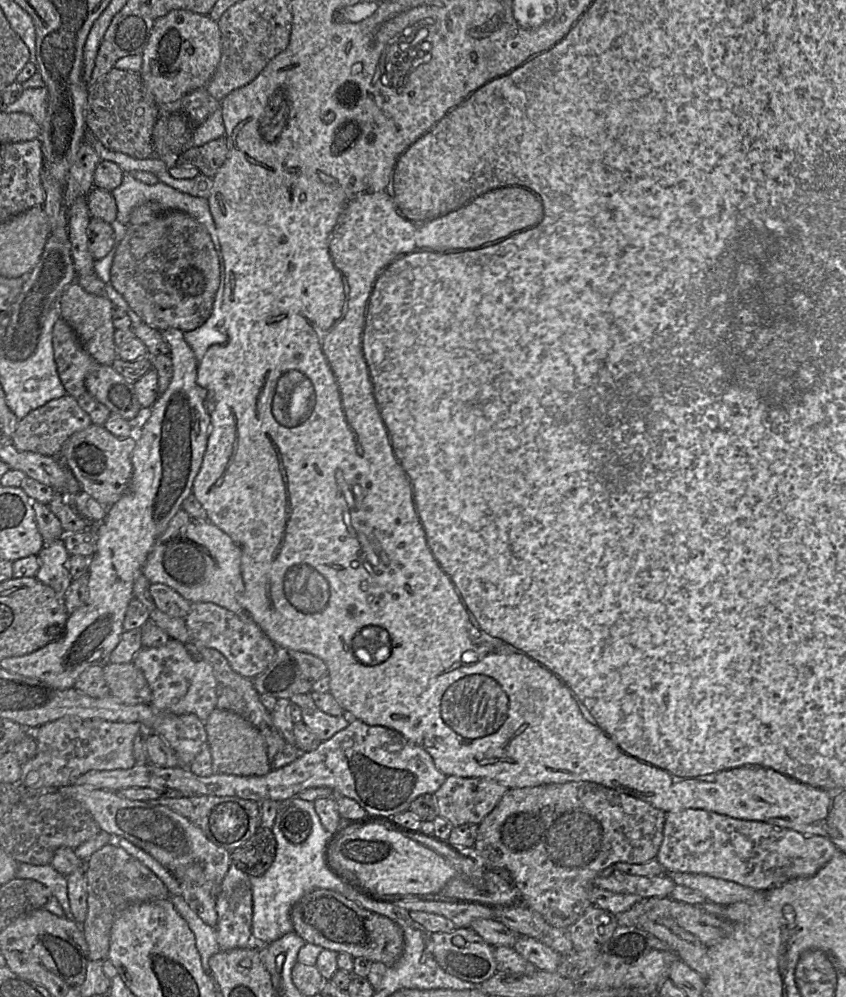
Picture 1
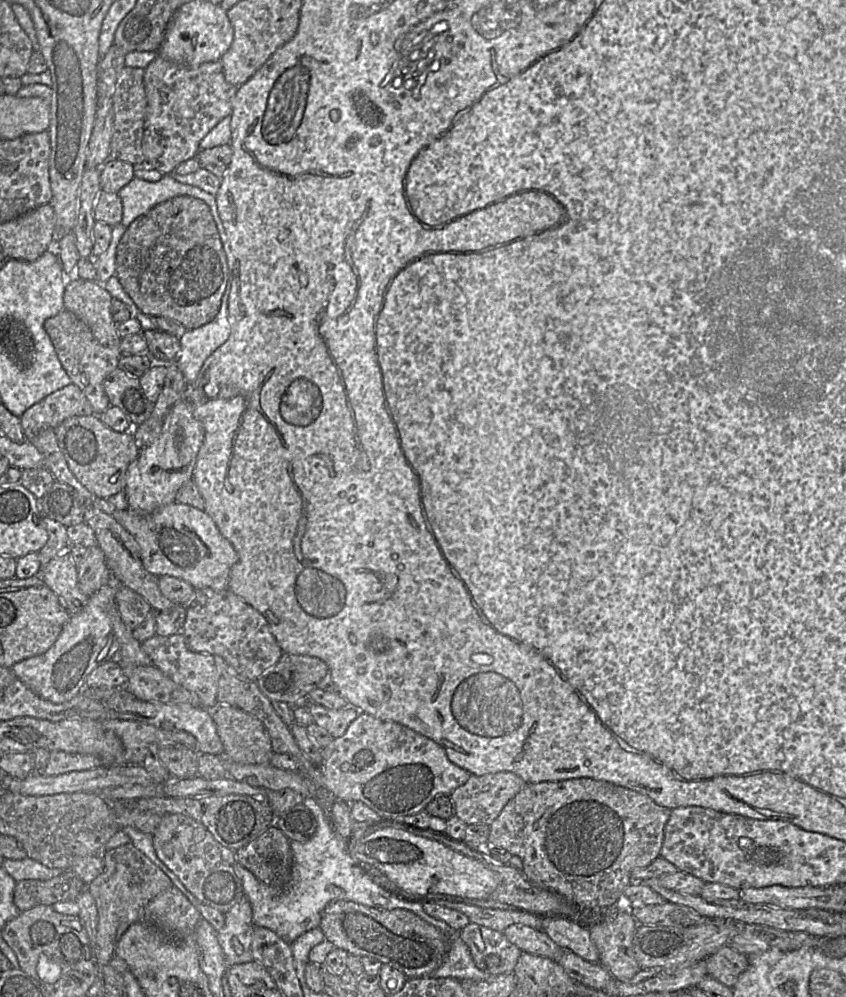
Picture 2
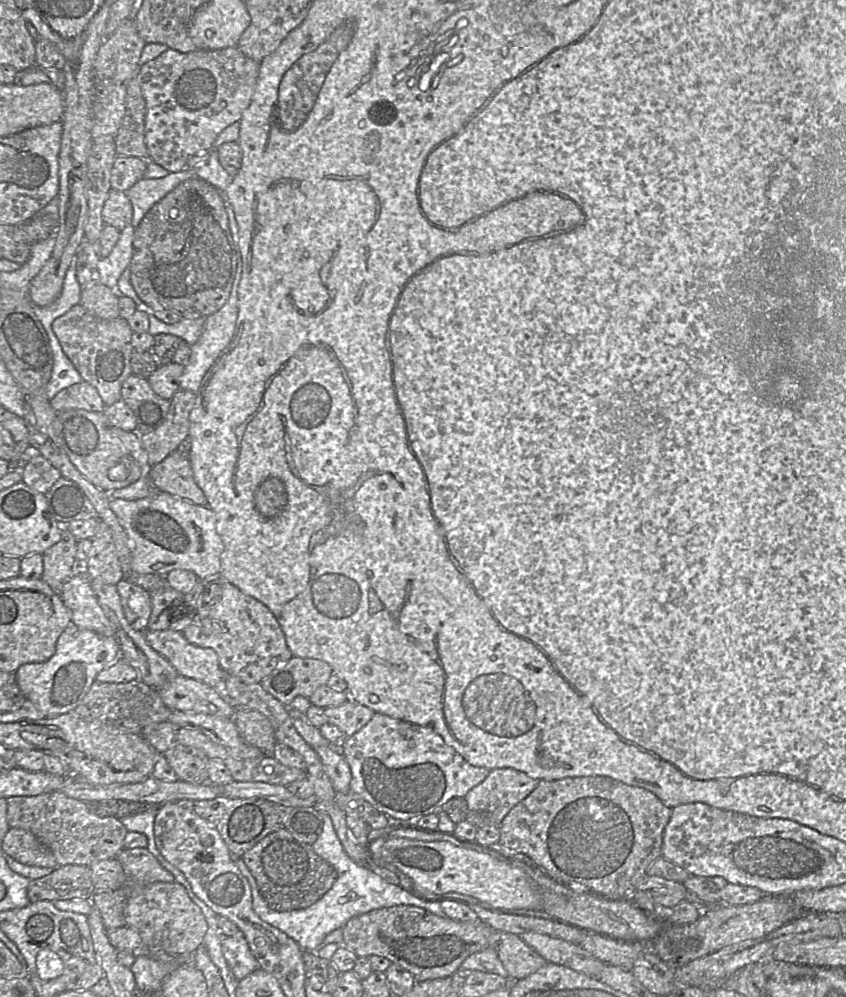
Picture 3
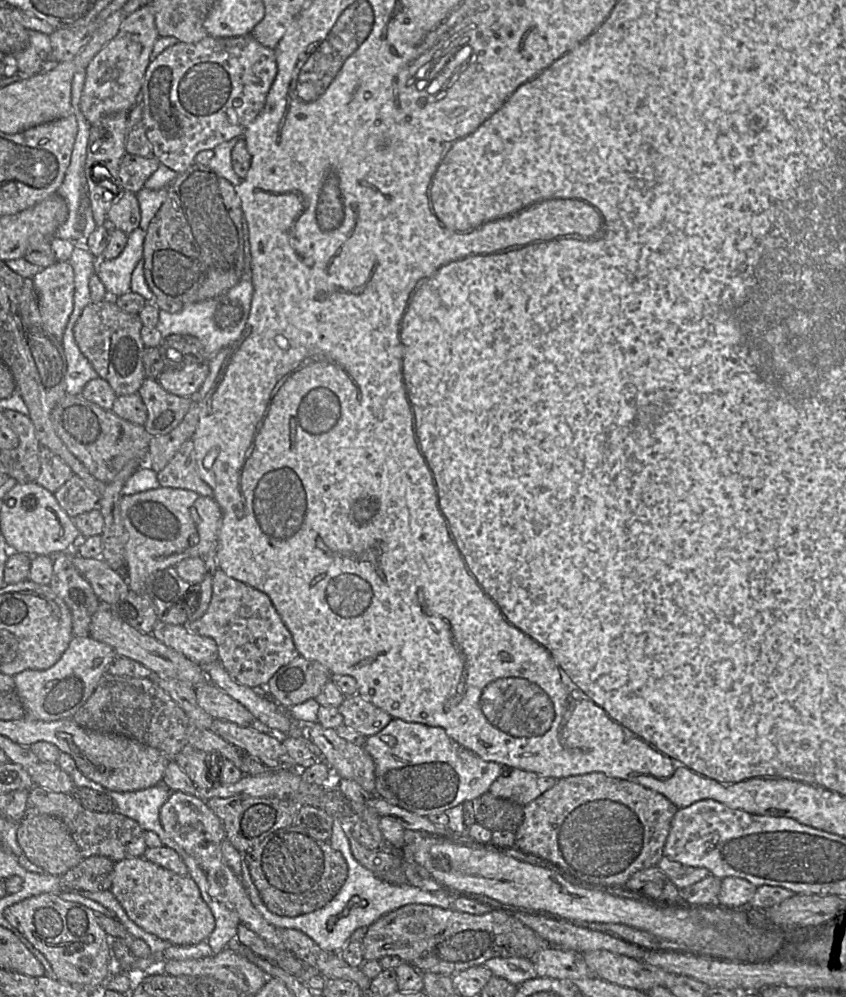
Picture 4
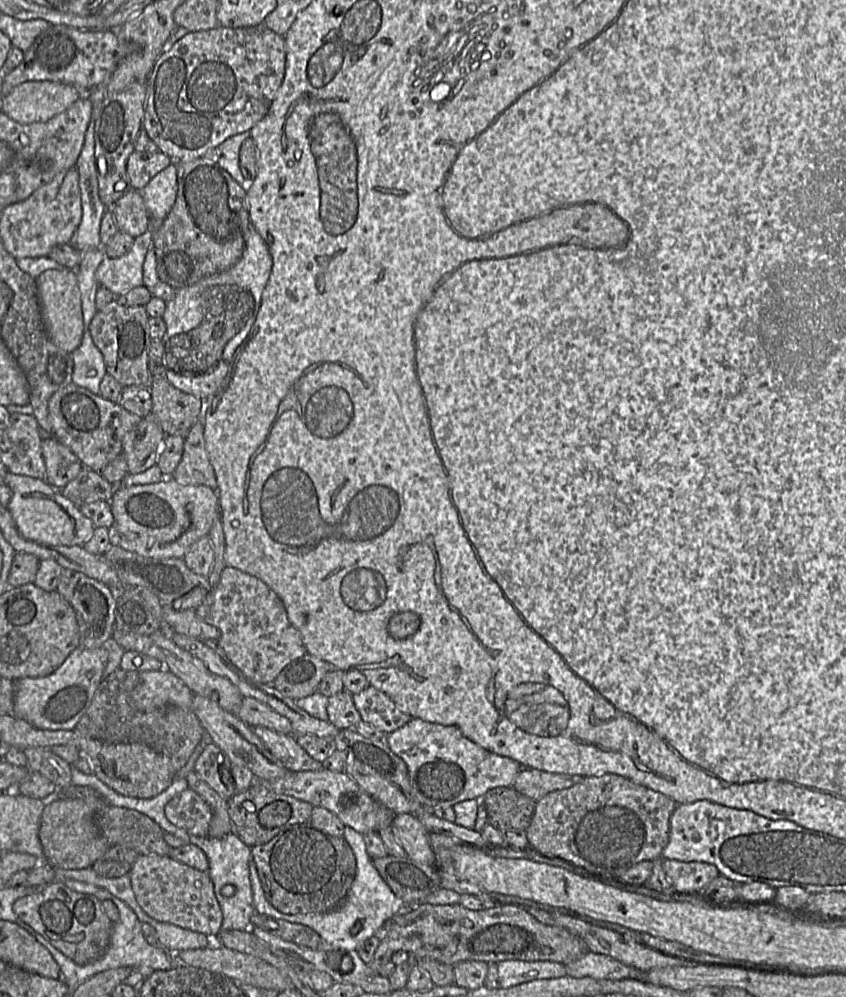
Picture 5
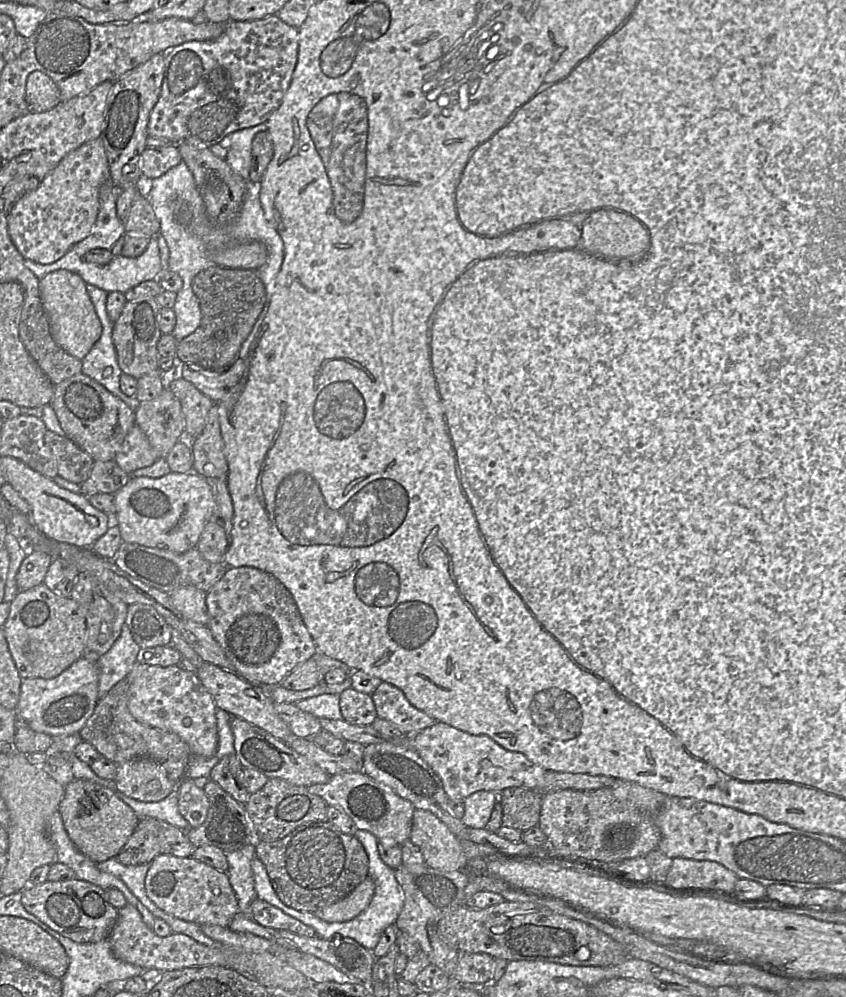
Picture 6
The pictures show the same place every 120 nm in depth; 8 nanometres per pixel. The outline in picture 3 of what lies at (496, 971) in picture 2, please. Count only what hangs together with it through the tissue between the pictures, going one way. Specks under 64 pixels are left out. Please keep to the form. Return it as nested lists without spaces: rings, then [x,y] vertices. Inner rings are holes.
[[[494,931],[488,948],[496,950],[511,981],[523,979],[548,963],[515,934]]]

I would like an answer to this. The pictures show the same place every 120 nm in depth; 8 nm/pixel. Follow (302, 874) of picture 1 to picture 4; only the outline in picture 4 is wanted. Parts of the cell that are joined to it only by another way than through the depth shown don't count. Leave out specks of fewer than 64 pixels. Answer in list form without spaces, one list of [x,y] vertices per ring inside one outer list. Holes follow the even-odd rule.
[[[335,819],[329,838],[331,847],[339,851],[348,865],[348,875],[337,895],[324,907],[297,917],[280,916],[271,912],[263,902],[252,879],[248,864],[242,858],[242,881],[255,908],[263,918],[276,928],[292,928],[312,938],[324,951],[341,951],[348,944],[352,933],[360,927],[368,927],[381,916],[407,904],[426,904],[440,908],[450,908],[454,898],[459,894],[451,893],[446,888],[439,891],[425,891],[409,884],[391,884],[376,877],[369,869],[361,865],[352,855],[350,843],[345,833],[347,824]]]

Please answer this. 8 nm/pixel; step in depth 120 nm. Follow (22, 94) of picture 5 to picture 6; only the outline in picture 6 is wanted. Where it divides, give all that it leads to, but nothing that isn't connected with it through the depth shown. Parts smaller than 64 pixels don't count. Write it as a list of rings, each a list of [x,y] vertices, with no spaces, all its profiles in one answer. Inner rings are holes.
[[[35,71],[27,78],[25,100],[30,113],[46,112],[61,102],[60,91],[48,75]]]

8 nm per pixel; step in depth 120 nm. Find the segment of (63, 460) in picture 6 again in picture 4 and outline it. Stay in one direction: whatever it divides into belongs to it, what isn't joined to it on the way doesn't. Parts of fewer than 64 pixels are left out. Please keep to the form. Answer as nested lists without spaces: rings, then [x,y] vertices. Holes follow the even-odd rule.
[[[39,446],[41,470],[36,482],[55,493],[73,474],[71,468],[56,454],[44,446]]]

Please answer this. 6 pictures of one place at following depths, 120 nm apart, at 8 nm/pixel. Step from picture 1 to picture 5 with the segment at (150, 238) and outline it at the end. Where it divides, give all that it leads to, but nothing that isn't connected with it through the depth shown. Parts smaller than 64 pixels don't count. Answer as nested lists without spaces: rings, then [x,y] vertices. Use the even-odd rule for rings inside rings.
[[[204,157],[177,163],[176,201],[161,226],[153,233],[160,282],[174,290],[230,269],[243,255],[249,238],[247,187],[243,187],[218,162]]]

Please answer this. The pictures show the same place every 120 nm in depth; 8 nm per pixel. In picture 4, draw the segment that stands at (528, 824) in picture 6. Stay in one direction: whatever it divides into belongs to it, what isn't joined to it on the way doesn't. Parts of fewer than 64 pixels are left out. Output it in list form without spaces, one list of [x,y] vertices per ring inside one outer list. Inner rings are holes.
[[[489,791],[471,801],[474,804],[476,823],[491,830],[516,832],[524,819],[524,806],[499,798]]]

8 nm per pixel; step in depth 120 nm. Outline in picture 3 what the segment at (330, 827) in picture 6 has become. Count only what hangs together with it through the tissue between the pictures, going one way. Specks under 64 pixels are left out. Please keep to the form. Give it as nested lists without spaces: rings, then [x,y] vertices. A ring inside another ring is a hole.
[[[284,828],[265,836],[241,858],[255,878],[268,906],[279,912],[294,912],[313,905],[337,879],[333,865],[318,856],[311,844],[299,841]]]

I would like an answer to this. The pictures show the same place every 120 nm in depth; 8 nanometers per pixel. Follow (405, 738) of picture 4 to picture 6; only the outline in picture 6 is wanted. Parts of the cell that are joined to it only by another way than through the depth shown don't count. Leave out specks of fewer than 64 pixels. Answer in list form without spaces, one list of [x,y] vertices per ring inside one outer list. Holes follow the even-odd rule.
[[[442,722],[412,735],[411,749],[440,777],[449,800],[464,800],[481,790],[496,793],[510,787],[538,790],[546,773],[524,754],[504,749],[487,735],[472,735]]]

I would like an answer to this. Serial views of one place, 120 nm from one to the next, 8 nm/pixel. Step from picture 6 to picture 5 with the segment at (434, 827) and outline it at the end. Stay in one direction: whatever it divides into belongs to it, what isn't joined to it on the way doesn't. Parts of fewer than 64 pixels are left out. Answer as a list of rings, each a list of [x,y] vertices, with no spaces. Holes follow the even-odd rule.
[[[410,813],[396,814],[390,828],[408,858],[435,866],[436,854],[430,844],[430,832],[416,816]]]

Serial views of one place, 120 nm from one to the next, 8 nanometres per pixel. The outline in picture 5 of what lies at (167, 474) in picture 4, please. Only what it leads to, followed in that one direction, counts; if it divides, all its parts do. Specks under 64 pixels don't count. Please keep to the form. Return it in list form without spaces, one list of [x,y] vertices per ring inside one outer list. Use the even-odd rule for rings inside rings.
[[[204,412],[184,440],[180,463],[170,476],[181,485],[204,485],[217,492],[217,481],[204,440]]]

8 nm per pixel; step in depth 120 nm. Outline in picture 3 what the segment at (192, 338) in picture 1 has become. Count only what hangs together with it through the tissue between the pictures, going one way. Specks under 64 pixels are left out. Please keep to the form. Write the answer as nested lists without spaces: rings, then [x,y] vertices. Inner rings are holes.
[[[239,257],[239,262],[237,262],[237,271],[235,278],[233,280],[232,289],[228,300],[222,306],[220,310],[216,313],[206,317],[204,323],[203,331],[198,341],[190,345],[191,355],[189,361],[184,368],[184,371],[179,378],[179,386],[182,390],[188,390],[196,394],[198,391],[201,381],[211,367],[218,355],[226,348],[230,343],[236,328],[236,322],[238,317],[238,288],[242,276],[242,263],[241,257]]]

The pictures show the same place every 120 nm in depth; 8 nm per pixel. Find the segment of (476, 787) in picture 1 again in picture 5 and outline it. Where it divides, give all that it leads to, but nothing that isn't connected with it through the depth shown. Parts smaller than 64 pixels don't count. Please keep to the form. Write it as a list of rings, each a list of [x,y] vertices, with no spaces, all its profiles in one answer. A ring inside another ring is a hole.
[[[523,768],[516,776],[512,787],[521,794],[539,801],[547,794],[570,788],[588,776],[552,773],[538,769]]]

